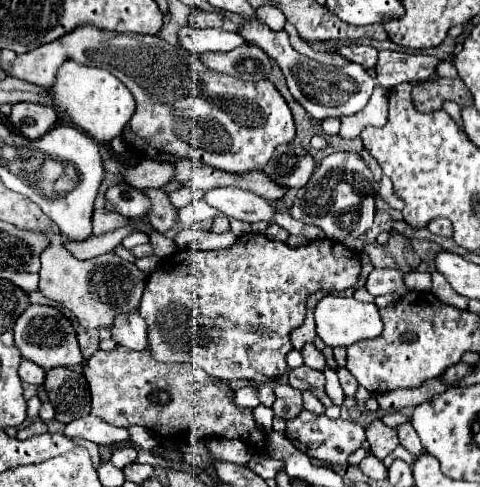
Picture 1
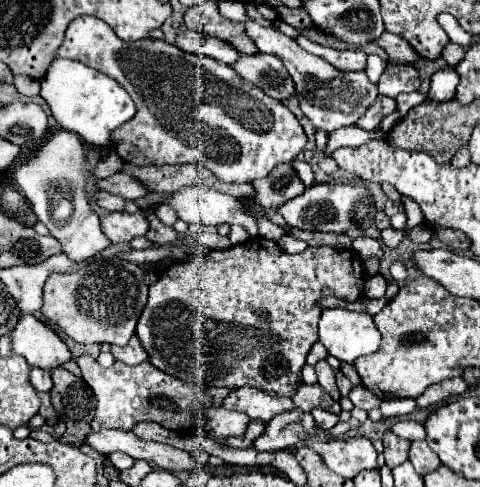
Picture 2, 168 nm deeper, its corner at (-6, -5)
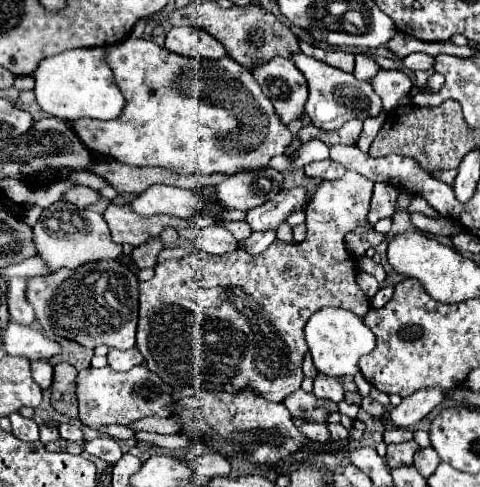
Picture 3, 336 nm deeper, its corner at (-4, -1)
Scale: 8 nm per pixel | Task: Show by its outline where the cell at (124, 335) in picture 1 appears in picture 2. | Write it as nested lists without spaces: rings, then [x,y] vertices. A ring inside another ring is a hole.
[[[136,335],[130,339],[130,343],[126,347],[112,345],[112,355],[114,355],[116,361],[122,361],[126,365],[138,365],[138,363],[148,361],[148,355],[144,353],[144,347],[140,345]]]

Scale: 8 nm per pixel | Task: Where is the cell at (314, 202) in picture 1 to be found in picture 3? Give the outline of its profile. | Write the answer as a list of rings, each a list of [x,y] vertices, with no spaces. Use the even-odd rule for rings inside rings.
[[[294,187],[288,191],[280,191],[278,197],[266,201],[260,207],[254,207],[248,211],[246,221],[250,223],[252,231],[268,231],[276,229],[292,211],[306,211],[308,189],[306,187]]]

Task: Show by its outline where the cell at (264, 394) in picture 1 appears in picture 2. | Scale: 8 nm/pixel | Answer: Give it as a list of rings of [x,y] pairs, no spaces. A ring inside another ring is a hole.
[[[240,387],[240,389],[232,389],[224,397],[222,407],[230,411],[246,413],[250,421],[260,419],[268,423],[272,417],[294,409],[294,403],[290,397],[270,397],[264,391],[258,391],[254,387]]]

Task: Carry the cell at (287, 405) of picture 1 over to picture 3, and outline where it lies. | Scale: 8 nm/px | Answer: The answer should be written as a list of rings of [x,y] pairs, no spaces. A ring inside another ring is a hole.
[[[296,419],[294,423],[296,423],[296,427],[298,427],[310,441],[316,441],[316,443],[328,443],[328,441],[330,441],[330,433],[328,433],[328,429],[326,429],[326,423],[300,421],[300,419]]]

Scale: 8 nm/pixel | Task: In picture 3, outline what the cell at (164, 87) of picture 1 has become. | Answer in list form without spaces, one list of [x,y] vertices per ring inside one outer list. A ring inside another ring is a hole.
[[[128,37],[120,43],[114,43],[114,45],[108,45],[106,47],[106,61],[110,65],[110,69],[114,71],[114,77],[116,77],[116,83],[120,87],[120,91],[124,93],[126,97],[126,111],[116,119],[116,121],[106,121],[102,125],[102,121],[96,121],[96,119],[82,119],[78,123],[74,123],[74,131],[76,135],[82,139],[82,143],[86,143],[86,147],[102,153],[102,155],[110,155],[126,165],[132,165],[132,167],[166,167],[174,173],[226,173],[226,175],[236,175],[238,171],[258,171],[258,169],[264,169],[272,157],[276,155],[284,155],[286,149],[290,147],[294,135],[292,131],[288,129],[288,125],[284,125],[280,121],[280,115],[274,111],[270,99],[262,93],[260,85],[256,83],[256,79],[252,77],[252,71],[242,67],[240,63],[236,63],[234,59],[230,57],[222,57],[222,59],[196,59],[196,57],[182,57],[178,53],[172,53],[172,51],[166,51],[164,47],[158,47],[154,41],[148,41],[148,39],[140,39],[140,37]]]

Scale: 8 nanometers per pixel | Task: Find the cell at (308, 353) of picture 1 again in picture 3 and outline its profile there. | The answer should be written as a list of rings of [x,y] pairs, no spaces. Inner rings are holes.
[[[318,373],[314,377],[314,395],[340,403],[344,399],[344,389],[342,389],[342,385],[340,385],[338,379],[332,379],[328,375]]]

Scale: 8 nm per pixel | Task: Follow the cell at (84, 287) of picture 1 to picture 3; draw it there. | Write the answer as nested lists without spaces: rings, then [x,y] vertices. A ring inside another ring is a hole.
[[[94,261],[76,269],[58,269],[48,277],[30,277],[26,289],[26,299],[34,305],[36,319],[42,329],[54,331],[56,335],[86,347],[134,347],[138,297],[138,277],[120,261]]]

